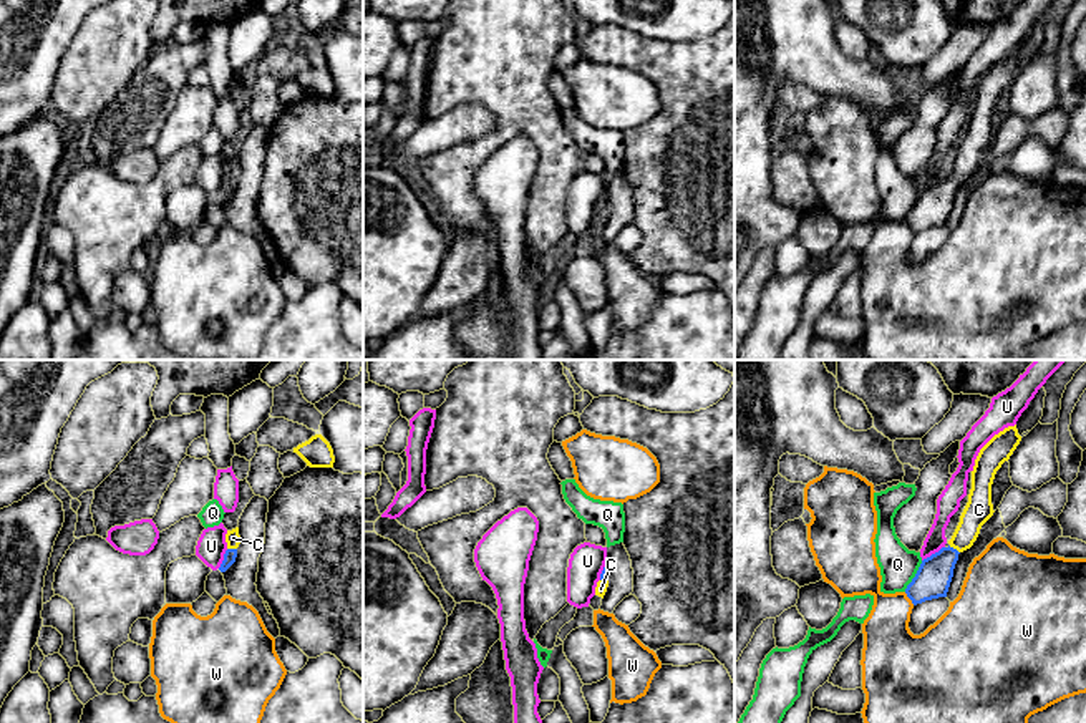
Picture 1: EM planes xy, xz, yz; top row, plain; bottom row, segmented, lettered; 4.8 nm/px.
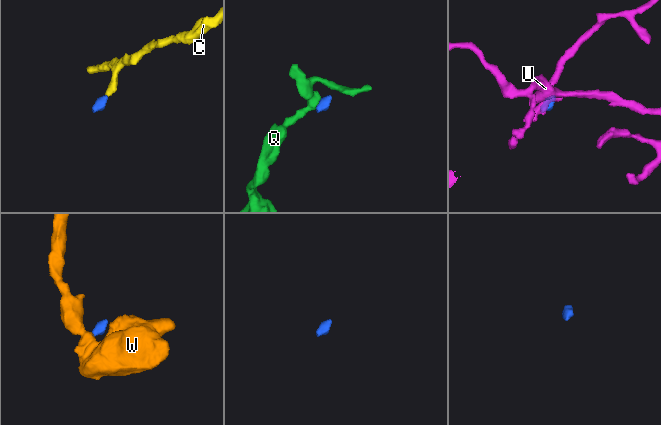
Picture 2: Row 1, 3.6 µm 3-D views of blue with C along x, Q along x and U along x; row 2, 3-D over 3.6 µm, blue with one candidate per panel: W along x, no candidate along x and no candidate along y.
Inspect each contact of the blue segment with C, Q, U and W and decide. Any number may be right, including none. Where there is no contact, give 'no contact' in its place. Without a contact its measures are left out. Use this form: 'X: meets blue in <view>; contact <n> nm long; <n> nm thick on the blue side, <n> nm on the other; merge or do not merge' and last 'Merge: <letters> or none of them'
C: meets blue in yz; contact 70 nm long; 170 nm thick on the blue side, 140 nm on the other; merge
Q: meets blue in yz; contact 180 nm long; 170 nm thick on the blue side, 180 nm on the other; do not merge
U: meets blue in yz; contact 130 nm long; 170 nm thick on the blue side, 100 nm on the other; do not merge
W: meets blue in yz; contact 80 nm long; 170 nm thick on the blue side, 240 nm on the other; do not merge
Merge: C

